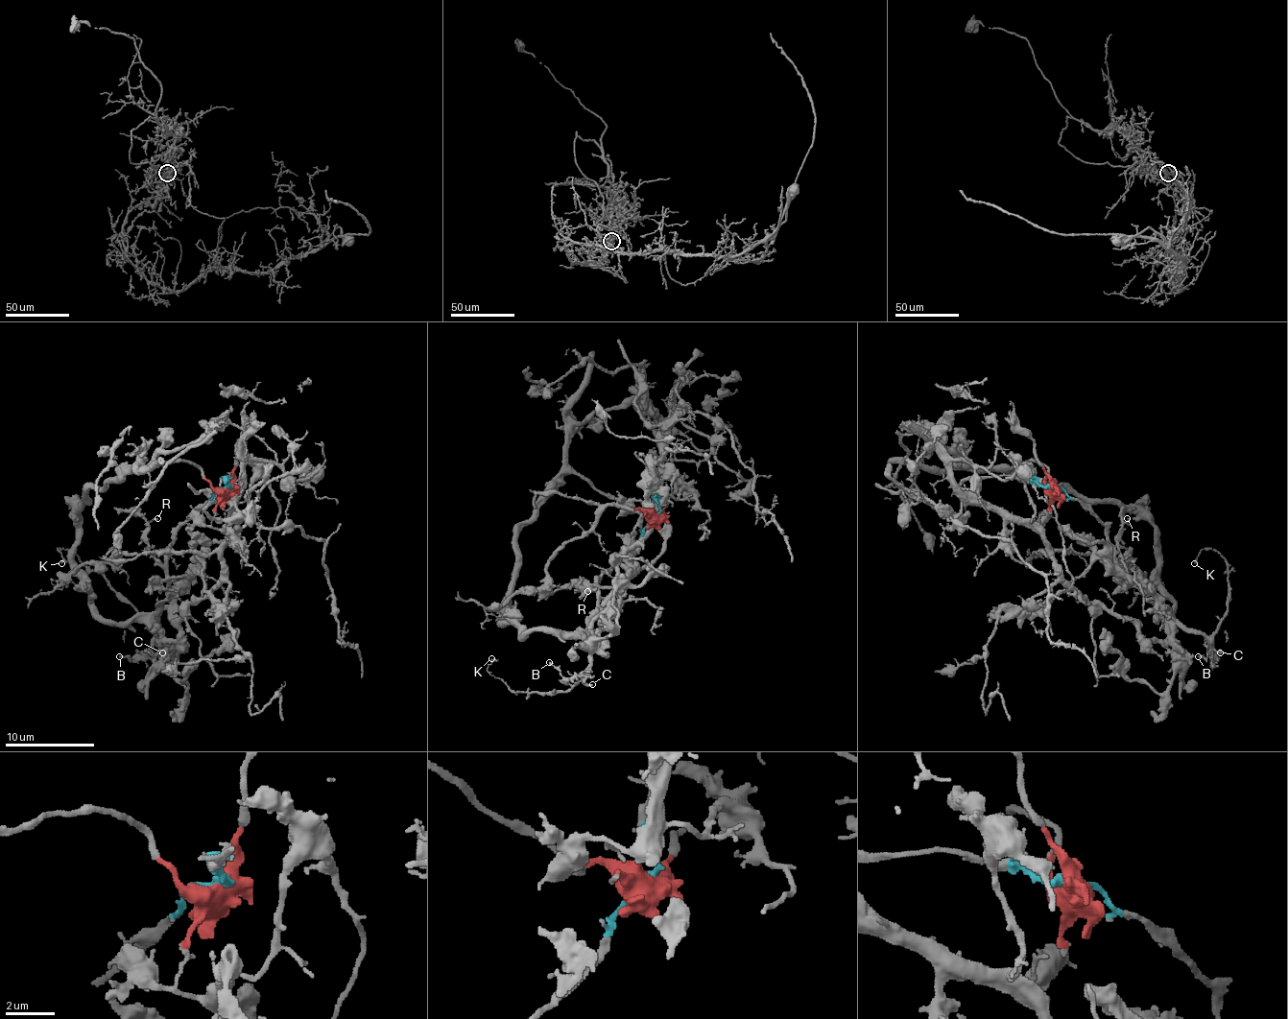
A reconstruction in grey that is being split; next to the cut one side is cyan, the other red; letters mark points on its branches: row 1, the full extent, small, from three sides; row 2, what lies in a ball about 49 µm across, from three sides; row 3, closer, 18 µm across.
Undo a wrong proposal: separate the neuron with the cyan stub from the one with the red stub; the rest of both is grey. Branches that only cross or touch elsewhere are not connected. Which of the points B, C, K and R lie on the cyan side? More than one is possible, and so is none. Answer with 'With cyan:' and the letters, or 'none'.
With cyan: B, C, K, R

